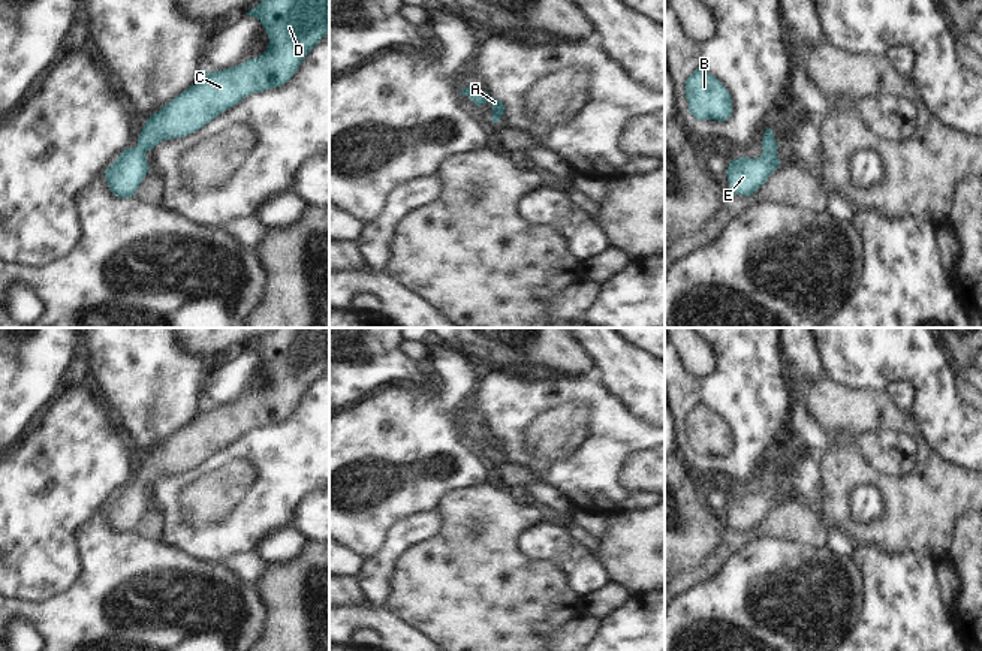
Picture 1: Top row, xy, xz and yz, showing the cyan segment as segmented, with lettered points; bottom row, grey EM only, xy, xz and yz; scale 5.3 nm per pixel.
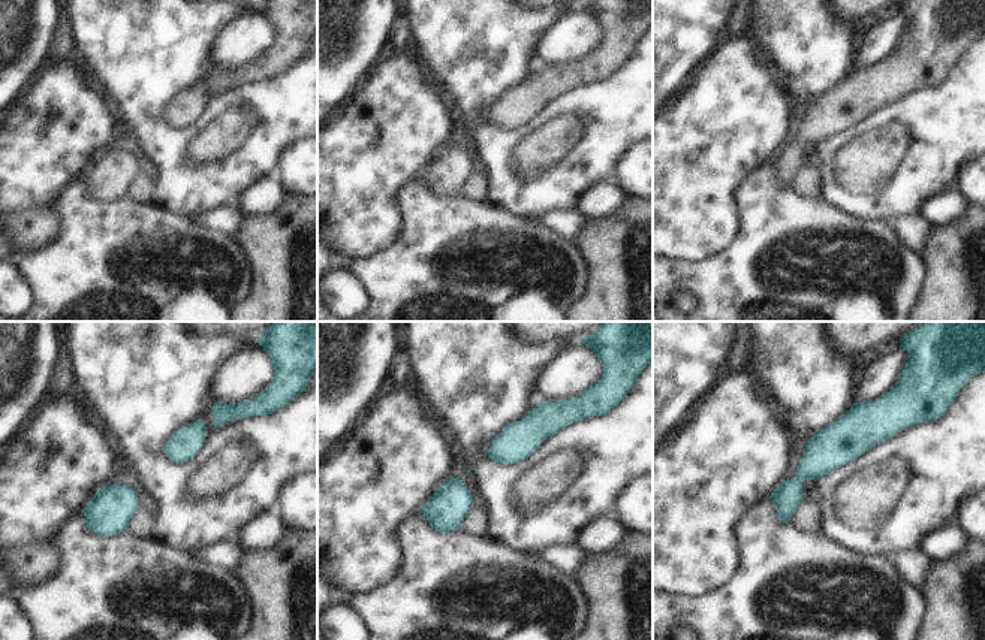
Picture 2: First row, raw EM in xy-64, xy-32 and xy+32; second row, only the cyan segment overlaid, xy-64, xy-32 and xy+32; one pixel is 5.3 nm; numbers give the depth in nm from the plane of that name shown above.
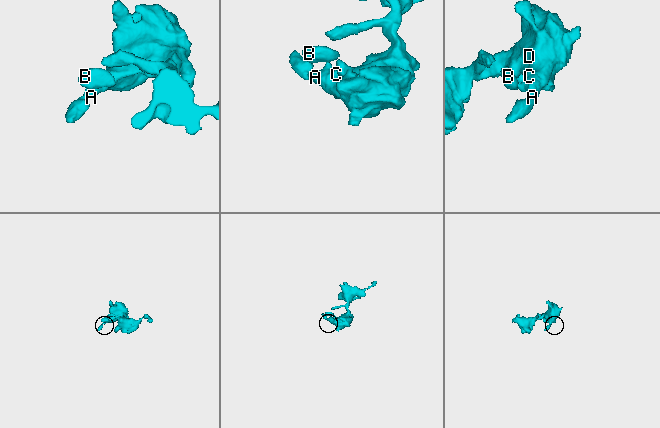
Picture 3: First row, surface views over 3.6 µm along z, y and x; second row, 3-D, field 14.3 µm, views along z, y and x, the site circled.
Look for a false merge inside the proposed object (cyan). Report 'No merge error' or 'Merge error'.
No merge error

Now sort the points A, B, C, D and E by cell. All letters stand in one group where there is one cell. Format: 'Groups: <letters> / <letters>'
Groups: A B C D E

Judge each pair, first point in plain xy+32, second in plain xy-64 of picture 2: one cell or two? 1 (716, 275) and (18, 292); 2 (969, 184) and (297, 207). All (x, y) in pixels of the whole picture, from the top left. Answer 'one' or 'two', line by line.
1: two
2: two

